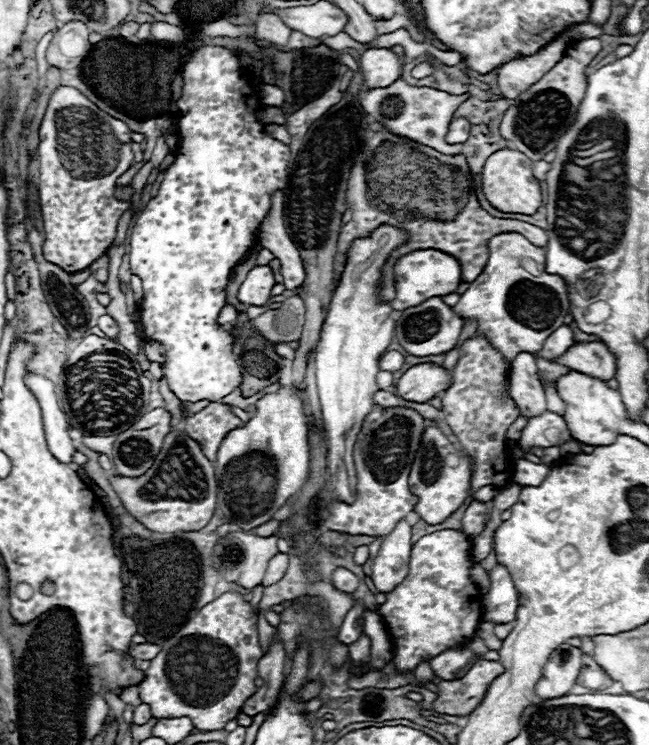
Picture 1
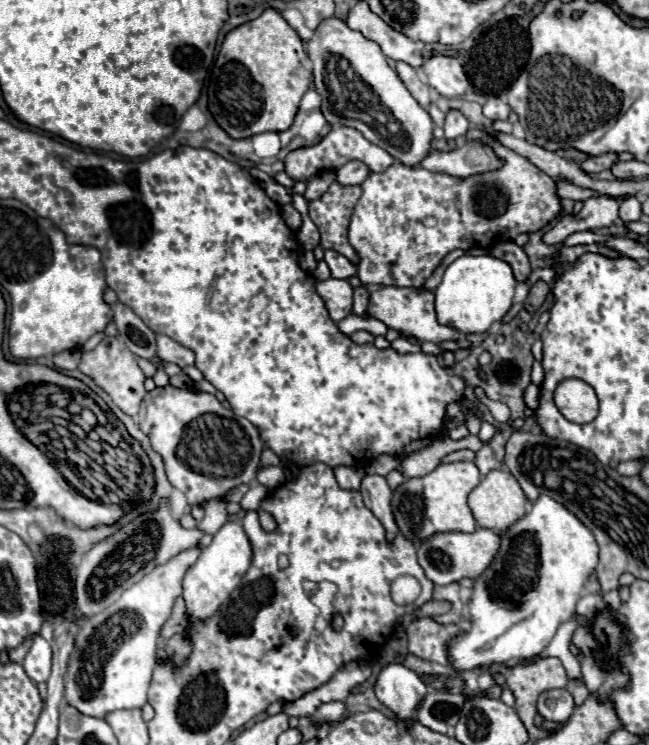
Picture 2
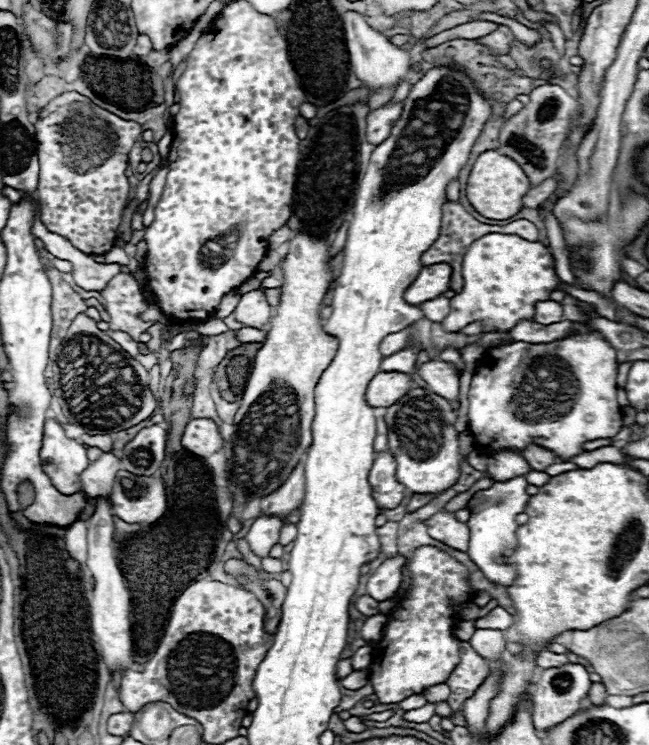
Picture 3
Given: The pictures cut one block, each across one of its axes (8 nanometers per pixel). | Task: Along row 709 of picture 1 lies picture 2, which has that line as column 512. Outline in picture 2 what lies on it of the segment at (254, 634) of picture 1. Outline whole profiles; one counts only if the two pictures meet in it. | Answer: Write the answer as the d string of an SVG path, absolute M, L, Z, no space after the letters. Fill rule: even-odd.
M470 126L464 140L480 142L484 146L492 144L492 150L504 164L496 168L496 172L484 172L484 176L468 176L464 180L448 176L444 172L428 172L420 166L408 168L404 164L394 164L382 174L370 174L362 184L362 196L354 206L348 240L358 254L358 278L364 286L396 286L396 288L418 288L422 286L434 270L440 266L446 254L452 250L468 250L472 246L490 250L496 244L510 242L518 234L530 234L542 230L550 220L558 218L562 212L560 196L556 196L556 180L548 174L540 172L530 160L512 152L510 148L500 148L492 136L488 136L488 128ZM426 218L434 218L434 226L426 226Z

